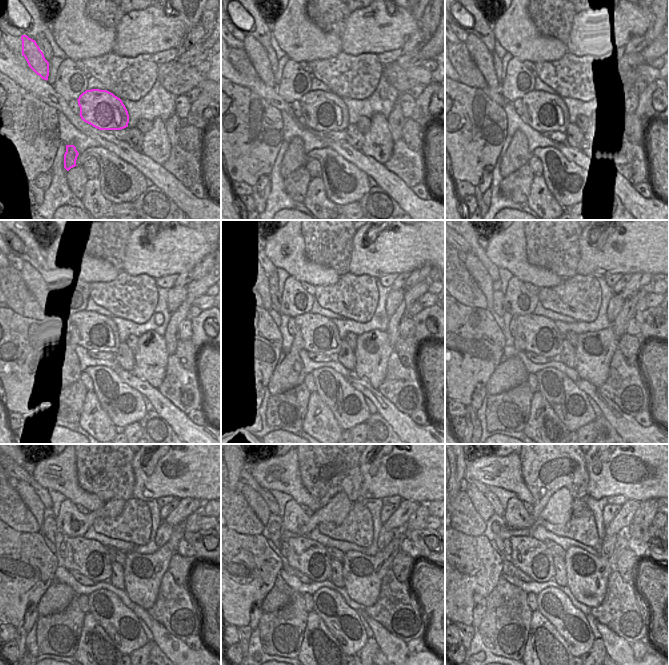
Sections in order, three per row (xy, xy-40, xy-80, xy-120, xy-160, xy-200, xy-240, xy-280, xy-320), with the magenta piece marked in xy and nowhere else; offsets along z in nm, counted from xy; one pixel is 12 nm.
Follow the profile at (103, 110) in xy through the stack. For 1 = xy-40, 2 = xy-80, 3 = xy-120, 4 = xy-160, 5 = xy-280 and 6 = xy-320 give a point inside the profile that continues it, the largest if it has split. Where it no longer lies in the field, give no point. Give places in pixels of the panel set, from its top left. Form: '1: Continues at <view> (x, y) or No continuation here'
1: Continues at xy-40 (320, 111)
2: Continues at xy-80 (542, 111)
3: Continues at xy-120 (90, 331)
4: Continues at xy-160 (314, 333)
5: Continues at xy-280 (309, 557)
6: Continues at xy-320 (532, 557)

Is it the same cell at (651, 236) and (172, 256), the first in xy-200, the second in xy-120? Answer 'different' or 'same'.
same

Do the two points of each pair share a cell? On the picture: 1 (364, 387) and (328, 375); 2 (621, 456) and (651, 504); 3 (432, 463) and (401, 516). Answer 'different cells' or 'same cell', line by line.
1: different cells
2: different cells
3: different cells

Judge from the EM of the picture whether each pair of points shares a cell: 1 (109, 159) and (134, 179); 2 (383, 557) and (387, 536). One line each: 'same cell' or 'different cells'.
1: same cell
2: different cells

